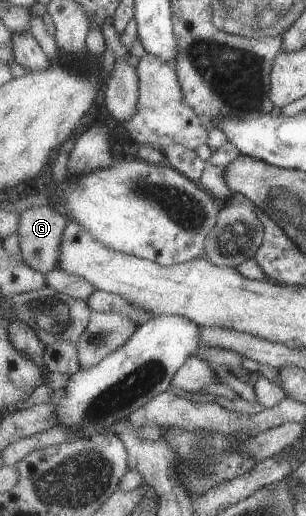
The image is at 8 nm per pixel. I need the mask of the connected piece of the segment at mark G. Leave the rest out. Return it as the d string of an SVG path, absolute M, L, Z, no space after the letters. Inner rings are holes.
M52 206L23 209L18 241L24 261L33 269L49 273L59 266L61 242L70 218Z

